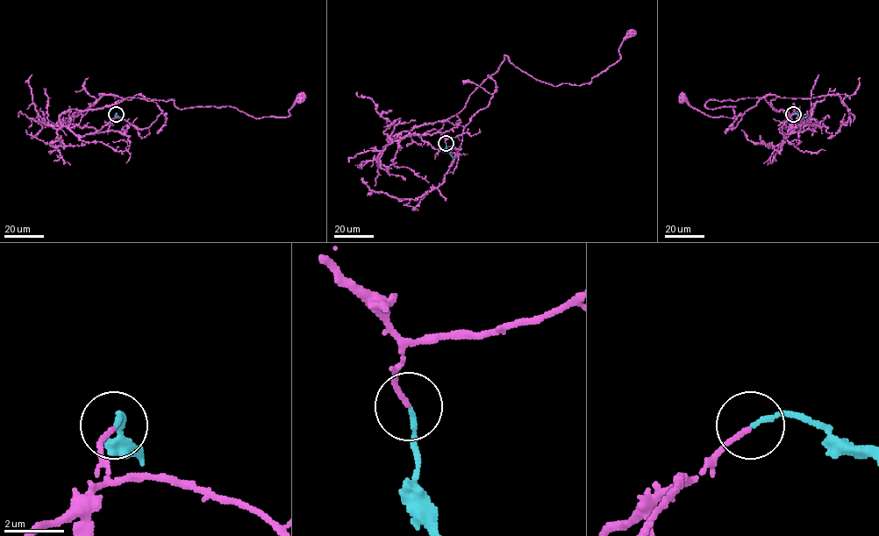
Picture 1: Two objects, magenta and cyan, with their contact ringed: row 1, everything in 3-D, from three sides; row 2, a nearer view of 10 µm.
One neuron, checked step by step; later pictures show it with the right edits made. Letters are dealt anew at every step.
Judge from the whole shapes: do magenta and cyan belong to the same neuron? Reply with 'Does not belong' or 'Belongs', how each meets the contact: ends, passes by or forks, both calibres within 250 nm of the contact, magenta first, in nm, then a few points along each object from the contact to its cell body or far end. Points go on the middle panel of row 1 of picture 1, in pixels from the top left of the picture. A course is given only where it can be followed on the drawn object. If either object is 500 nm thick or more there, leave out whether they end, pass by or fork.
Belongs. At the ring magenta ends. At the ring cyan ends. Thickness 170 nm (magenta) against 140 nm. Course of magenta: (446, 143), (436, 130), (389, 139), (458, 113), (504, 56), (553, 86), (582, 85), (620, 58), (630, 33). Course of cyan: (446, 143), (453, 158)

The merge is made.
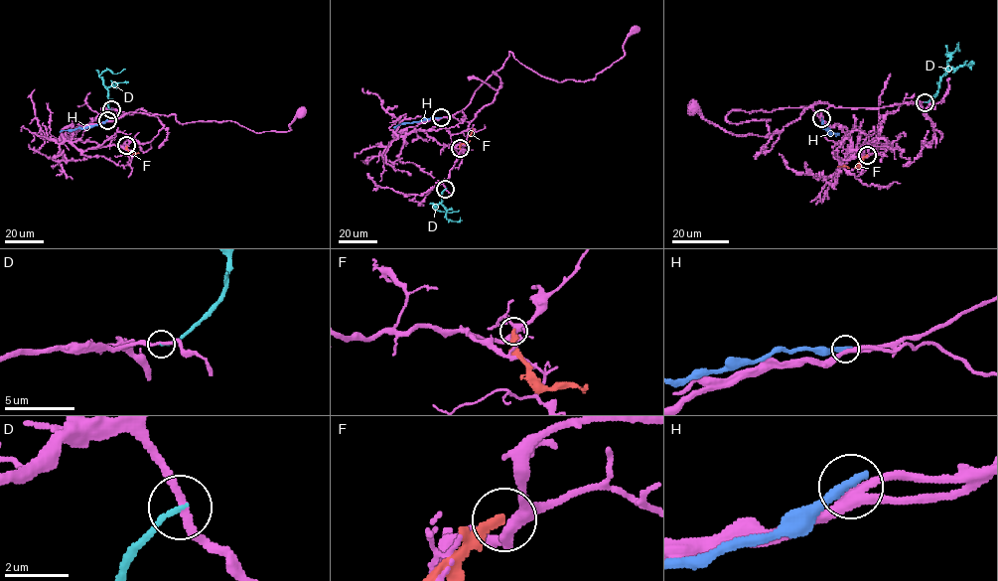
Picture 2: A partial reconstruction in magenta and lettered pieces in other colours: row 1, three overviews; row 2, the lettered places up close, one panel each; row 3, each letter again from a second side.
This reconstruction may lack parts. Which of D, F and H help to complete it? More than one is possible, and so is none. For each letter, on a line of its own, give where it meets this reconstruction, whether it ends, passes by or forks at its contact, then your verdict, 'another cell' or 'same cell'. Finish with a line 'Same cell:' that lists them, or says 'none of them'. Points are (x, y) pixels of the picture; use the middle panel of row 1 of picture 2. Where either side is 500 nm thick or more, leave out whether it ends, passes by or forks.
D: contact (445, 189); it ends; another cell
F: contact (460, 148); it ends; another cell
H: contact (441, 117); it ends; another cell
Same cell: none of them

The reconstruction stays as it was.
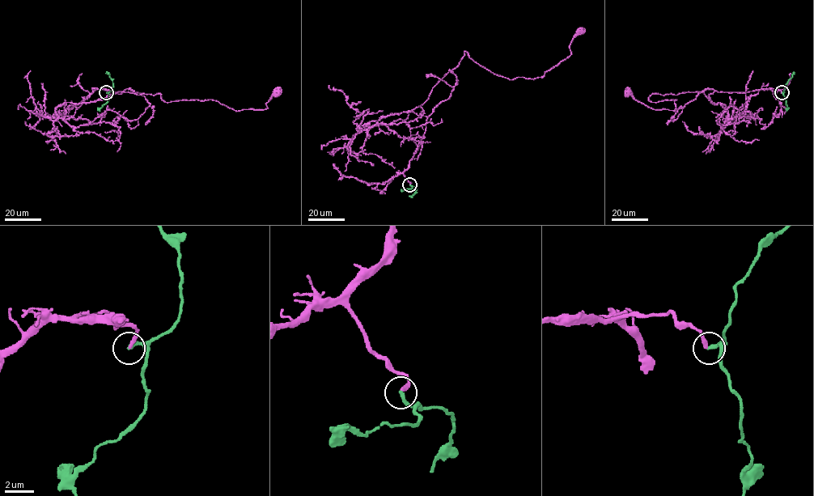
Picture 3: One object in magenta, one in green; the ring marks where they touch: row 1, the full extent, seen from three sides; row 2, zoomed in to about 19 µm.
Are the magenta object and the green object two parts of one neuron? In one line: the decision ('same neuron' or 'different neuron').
same neuron

